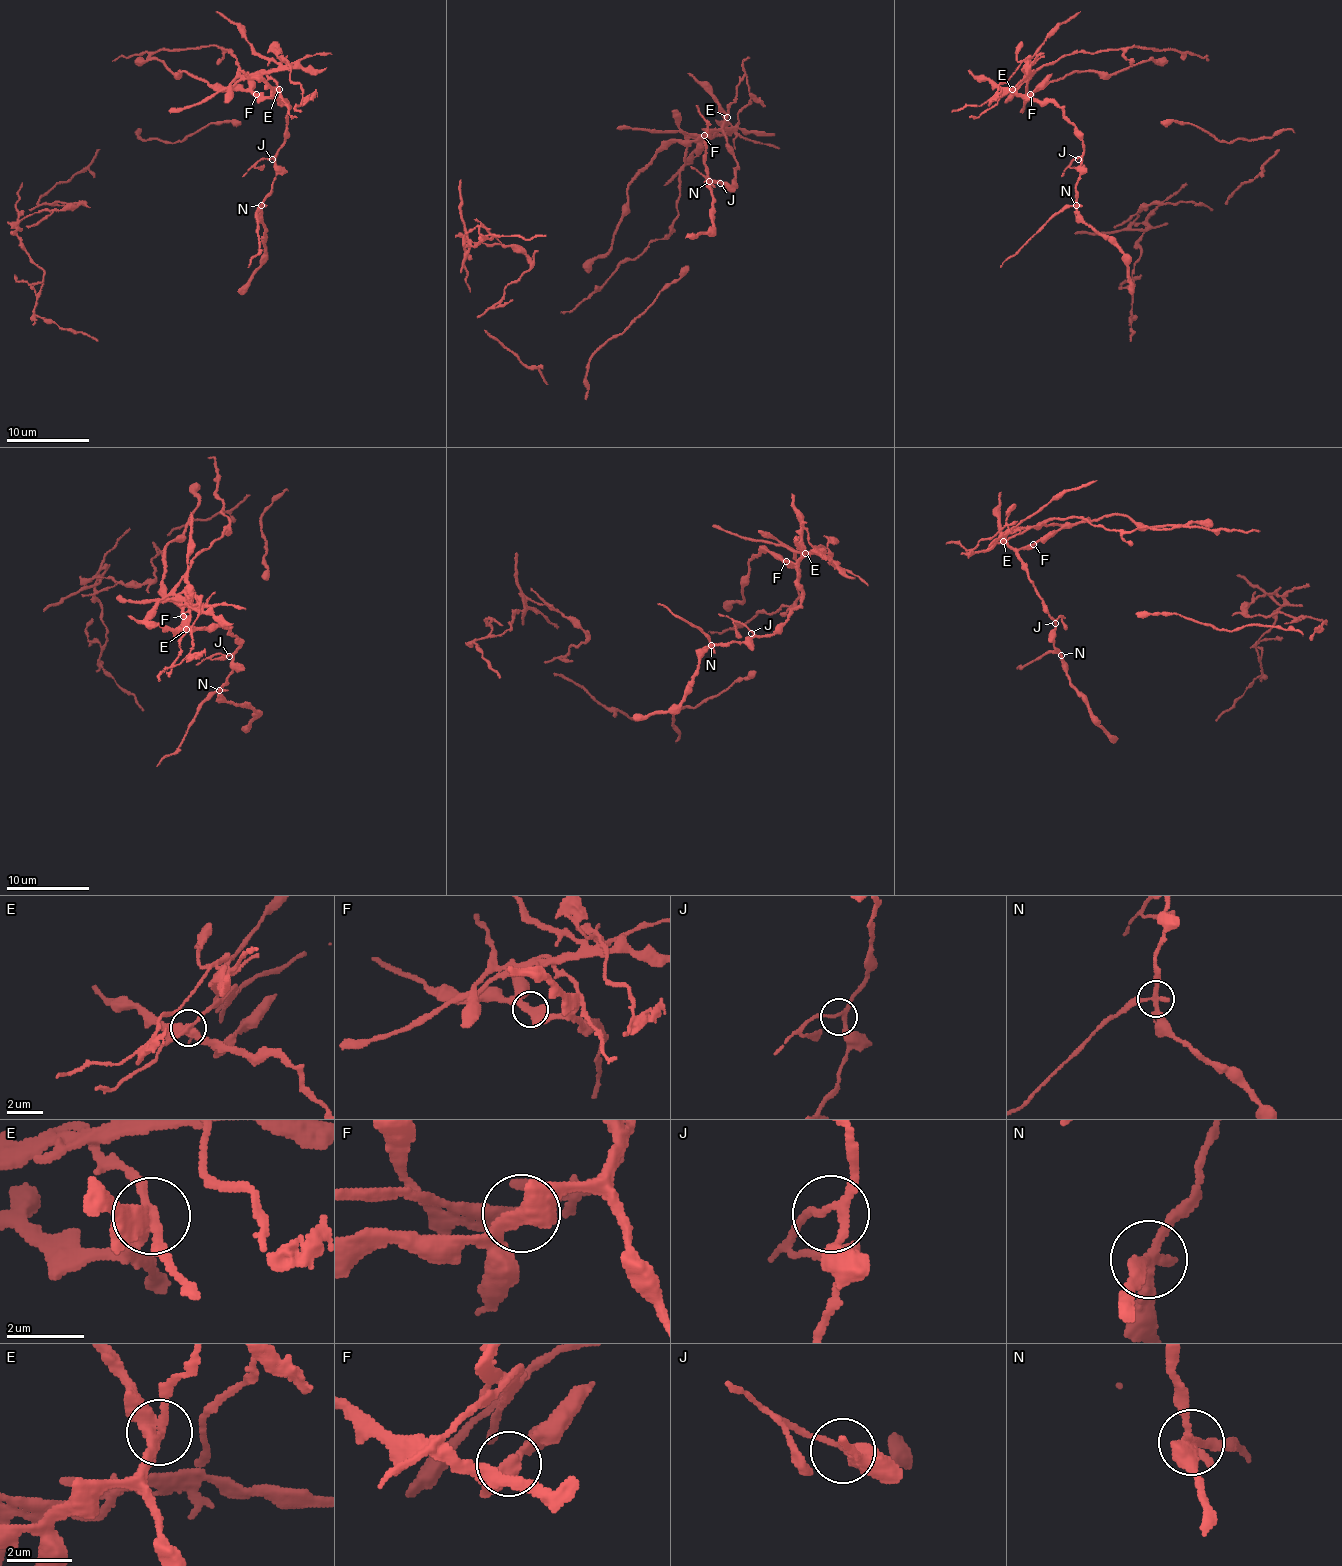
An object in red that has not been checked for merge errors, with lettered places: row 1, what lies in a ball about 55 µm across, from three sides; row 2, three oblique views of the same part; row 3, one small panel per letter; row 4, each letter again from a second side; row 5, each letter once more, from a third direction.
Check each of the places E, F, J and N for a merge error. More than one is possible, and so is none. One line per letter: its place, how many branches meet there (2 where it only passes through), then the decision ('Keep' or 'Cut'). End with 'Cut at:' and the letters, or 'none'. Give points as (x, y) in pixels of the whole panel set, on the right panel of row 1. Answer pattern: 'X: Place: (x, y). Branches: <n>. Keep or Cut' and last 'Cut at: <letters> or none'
E: Place: (1012, 89). Branches: 4. Cut
F: Place: (1030, 94). Branches: 3. Keep
J: Place: (1078, 159). Branches: 3. Keep
N: Place: (1076, 205). Branches: 3. Cut
Cut at: E, N

